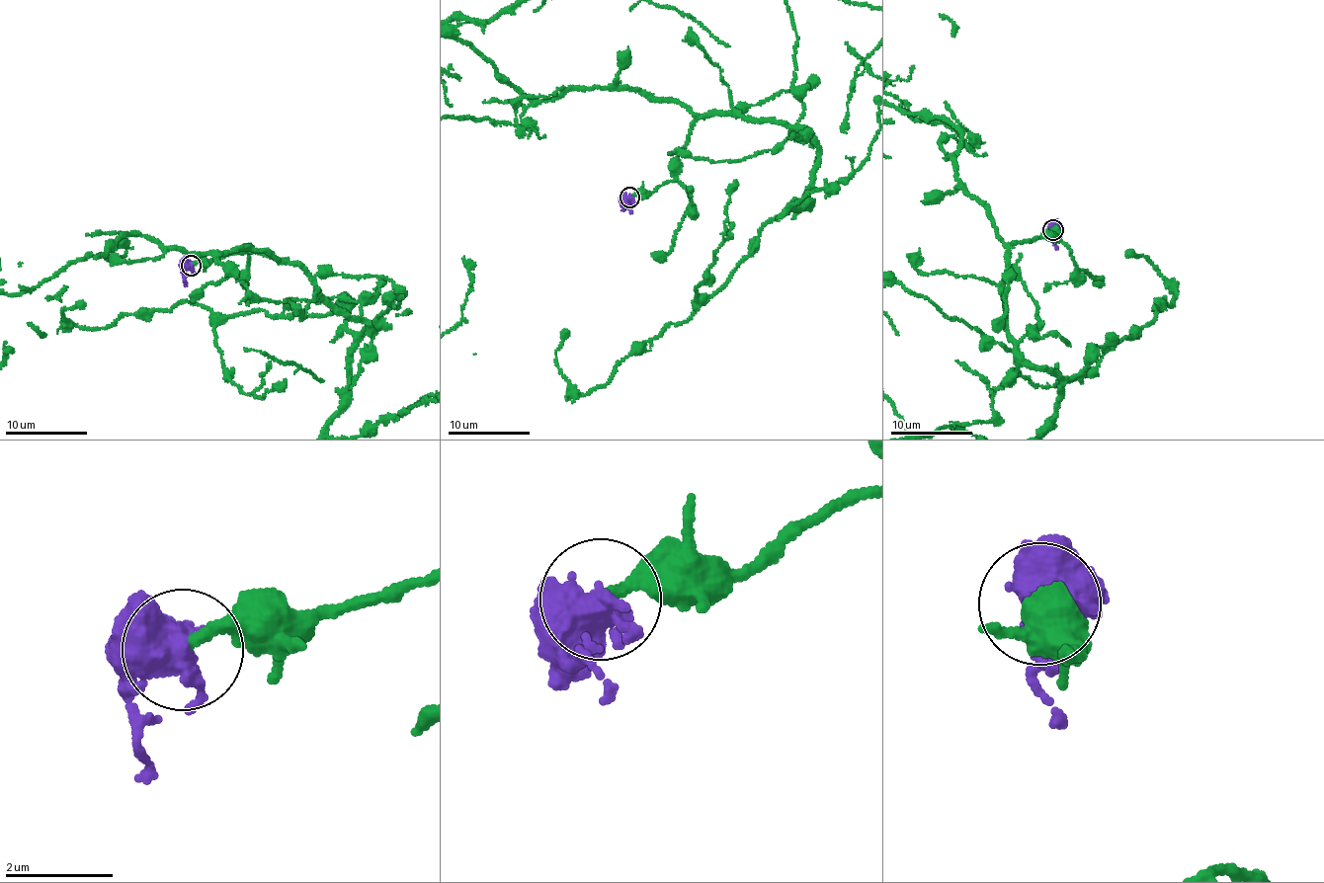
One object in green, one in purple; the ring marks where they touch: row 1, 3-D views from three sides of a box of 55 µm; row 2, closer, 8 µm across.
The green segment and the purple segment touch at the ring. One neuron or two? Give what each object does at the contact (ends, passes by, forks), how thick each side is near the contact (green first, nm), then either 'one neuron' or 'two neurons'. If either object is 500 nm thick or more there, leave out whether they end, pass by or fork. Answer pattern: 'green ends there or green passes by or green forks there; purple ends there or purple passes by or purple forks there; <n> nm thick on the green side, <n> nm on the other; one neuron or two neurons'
200 nm thick on the green side, 550 nm on the other; one neuron

